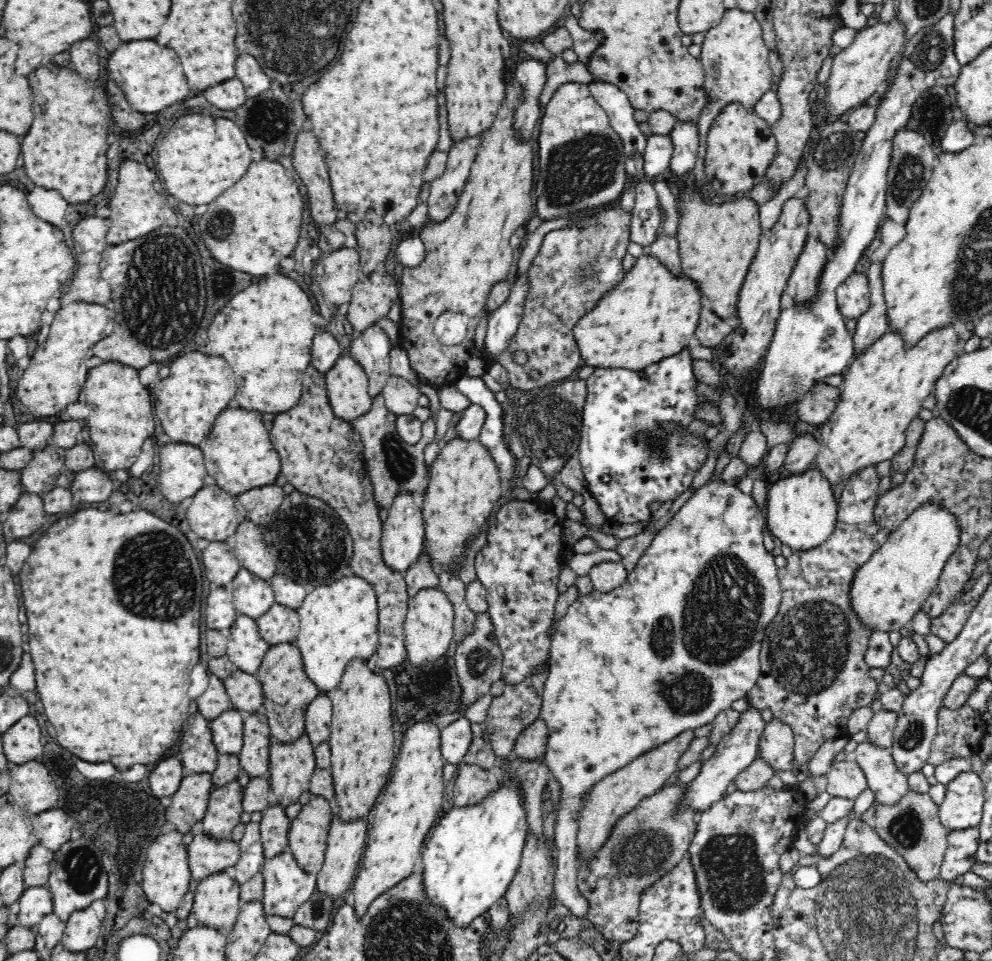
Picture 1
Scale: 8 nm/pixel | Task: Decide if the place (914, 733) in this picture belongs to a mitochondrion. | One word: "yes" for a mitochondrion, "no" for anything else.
yes

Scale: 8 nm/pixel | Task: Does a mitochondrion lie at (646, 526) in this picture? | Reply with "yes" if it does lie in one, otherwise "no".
no

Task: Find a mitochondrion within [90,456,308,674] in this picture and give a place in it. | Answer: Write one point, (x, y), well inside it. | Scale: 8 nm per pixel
(154, 568)

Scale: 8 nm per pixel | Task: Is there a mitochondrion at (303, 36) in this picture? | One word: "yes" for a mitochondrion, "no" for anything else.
yes

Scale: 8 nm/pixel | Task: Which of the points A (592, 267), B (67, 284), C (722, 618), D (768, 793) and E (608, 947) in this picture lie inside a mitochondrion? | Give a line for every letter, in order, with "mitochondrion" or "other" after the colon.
A: mitochondrion
B: other
C: mitochondrion
D: other
E: other

